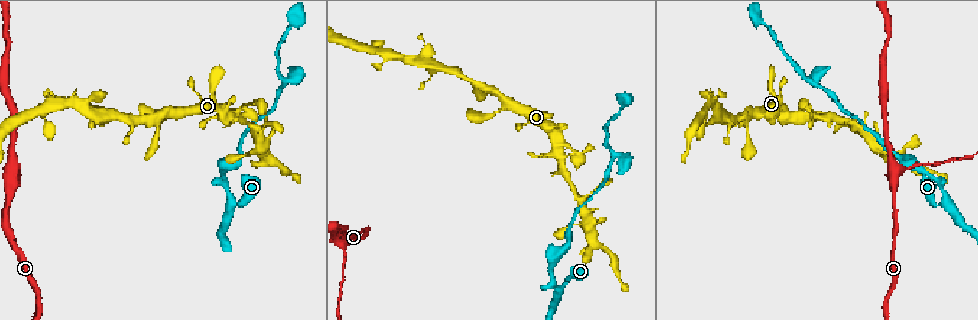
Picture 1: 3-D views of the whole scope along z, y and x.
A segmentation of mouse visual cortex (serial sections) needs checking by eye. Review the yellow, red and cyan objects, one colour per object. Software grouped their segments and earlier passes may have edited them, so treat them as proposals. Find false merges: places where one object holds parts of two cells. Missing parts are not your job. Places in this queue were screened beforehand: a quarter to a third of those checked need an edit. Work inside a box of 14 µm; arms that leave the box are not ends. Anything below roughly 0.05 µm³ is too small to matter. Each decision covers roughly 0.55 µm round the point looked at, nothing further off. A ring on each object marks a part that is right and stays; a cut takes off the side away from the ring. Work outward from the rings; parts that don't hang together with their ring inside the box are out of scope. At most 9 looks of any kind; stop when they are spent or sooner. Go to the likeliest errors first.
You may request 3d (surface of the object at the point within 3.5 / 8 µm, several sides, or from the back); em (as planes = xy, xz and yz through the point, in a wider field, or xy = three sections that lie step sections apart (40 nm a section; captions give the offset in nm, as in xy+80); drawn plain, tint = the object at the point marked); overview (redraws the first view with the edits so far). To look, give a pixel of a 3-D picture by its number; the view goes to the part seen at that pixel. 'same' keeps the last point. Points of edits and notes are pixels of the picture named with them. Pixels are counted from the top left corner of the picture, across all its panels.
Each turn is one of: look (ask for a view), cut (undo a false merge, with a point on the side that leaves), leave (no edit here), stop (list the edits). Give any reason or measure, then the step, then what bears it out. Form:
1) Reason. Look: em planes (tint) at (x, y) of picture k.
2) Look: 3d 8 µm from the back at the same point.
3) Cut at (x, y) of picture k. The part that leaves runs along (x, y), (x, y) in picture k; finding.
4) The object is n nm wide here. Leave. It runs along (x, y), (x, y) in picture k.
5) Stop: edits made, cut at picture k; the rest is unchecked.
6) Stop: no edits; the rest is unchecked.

Look: 3d 3.5 µm at (12, 169) of picture 1.

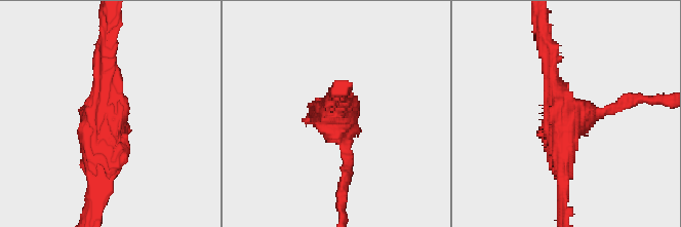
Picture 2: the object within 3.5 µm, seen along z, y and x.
3 arms meet here; the arms are 150, 250, 250 nm wide. Look: em xy step 5 (tint) at (340, 126) of picture 2.

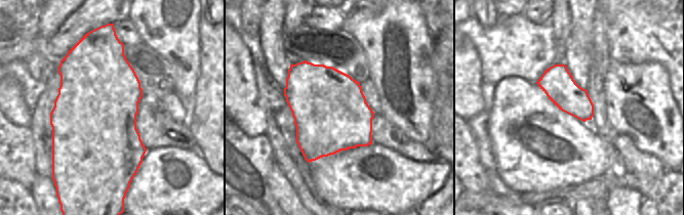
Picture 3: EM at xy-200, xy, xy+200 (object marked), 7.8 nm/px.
Look: em planes (tint) at the same point.

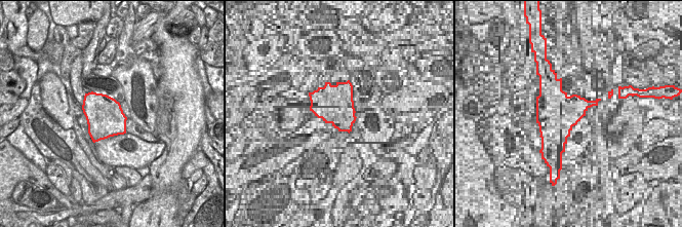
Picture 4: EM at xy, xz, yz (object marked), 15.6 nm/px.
Leave. It runs along (563, 186), (563, 110), (548, 50) in picture 2; continuous, no second cell.

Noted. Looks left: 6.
Three-way junction. Look: 3d 3.5 µm from the back at (562, 287) of picture 1.

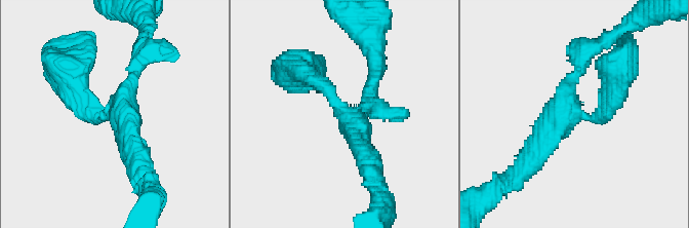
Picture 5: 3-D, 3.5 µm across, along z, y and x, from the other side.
3 arms meet here; the arms are 200, 300, 350 nm wide. Look: em xy step 5 (tint) at (573, 108) of picture 5.

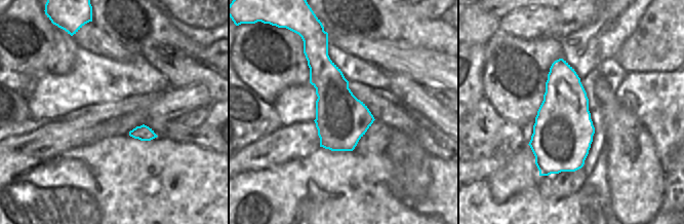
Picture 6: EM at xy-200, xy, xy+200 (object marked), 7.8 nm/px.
Leave. It runs along (76, 96), (114, 114), (142, 51) in picture 5; one cell here.

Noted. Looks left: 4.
Abrupt turn. Look: 3d 3.5 µm at (285, 79) of picture 1.

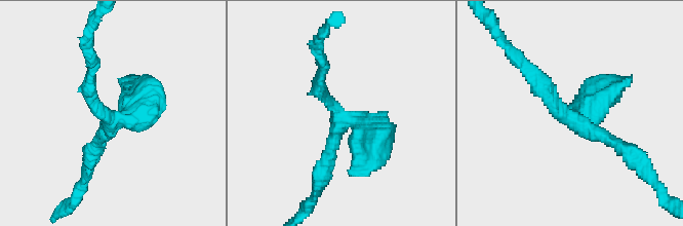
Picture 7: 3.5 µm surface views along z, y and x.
3 arms meet here; the arms are 200, 200, 350 nm wide. Look: em xy step 1 (tint) at (339, 120) of picture 7.

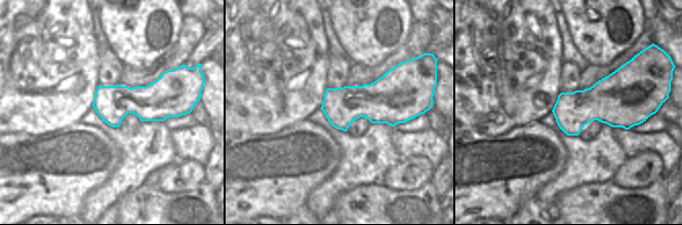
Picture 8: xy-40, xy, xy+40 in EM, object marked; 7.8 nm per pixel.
Leave. It runs along (629, 152), (566, 117), (531, 76) in picture 7; continuous, no second cell.

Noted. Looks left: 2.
A fork. Look: 3d 3.5 µm at (901, 152) of picture 1.

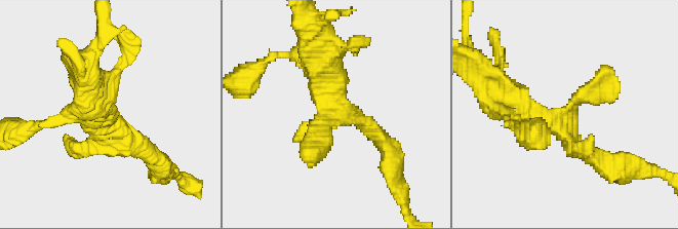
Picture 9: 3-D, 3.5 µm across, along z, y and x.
Now the EM. Look: em xy step 3 (tint) at (335, 105) of picture 9.

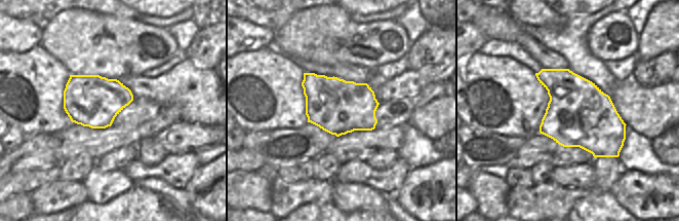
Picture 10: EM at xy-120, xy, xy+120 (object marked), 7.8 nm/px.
Leave. It runs along (502, 96), (593, 158) in picture 9; one cell here.

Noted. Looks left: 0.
Stop: no edits; the rest is unchecked.

